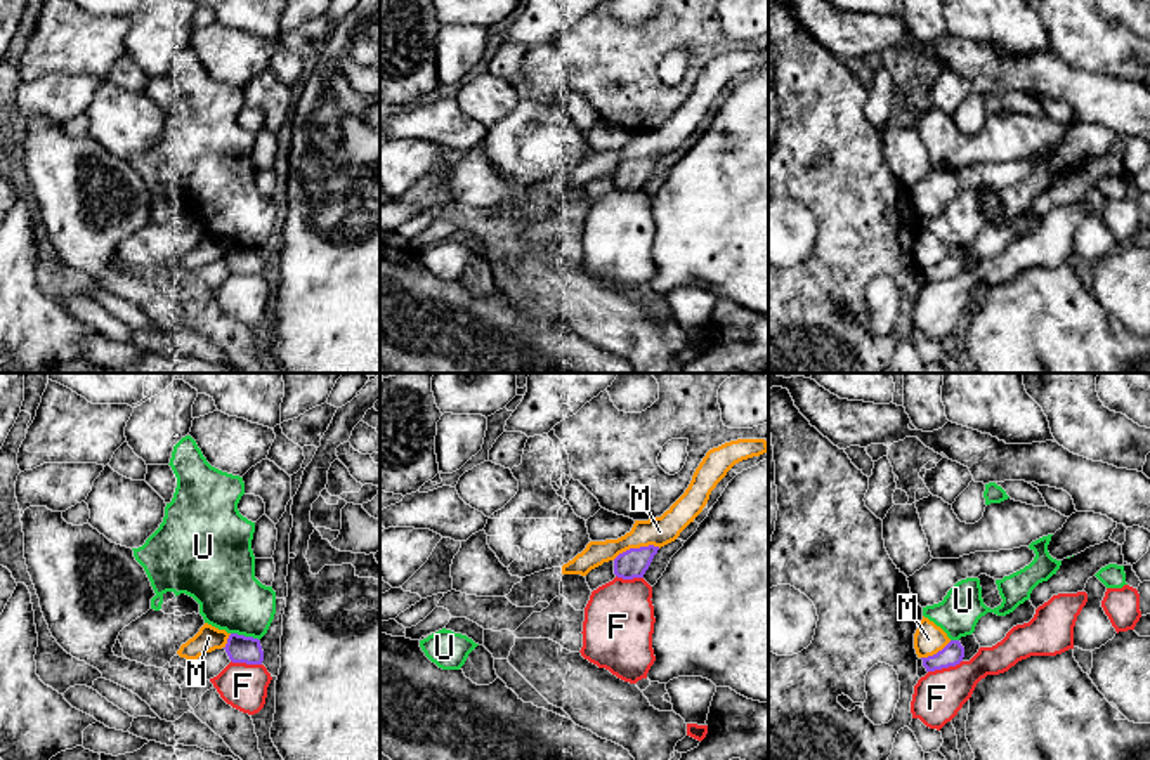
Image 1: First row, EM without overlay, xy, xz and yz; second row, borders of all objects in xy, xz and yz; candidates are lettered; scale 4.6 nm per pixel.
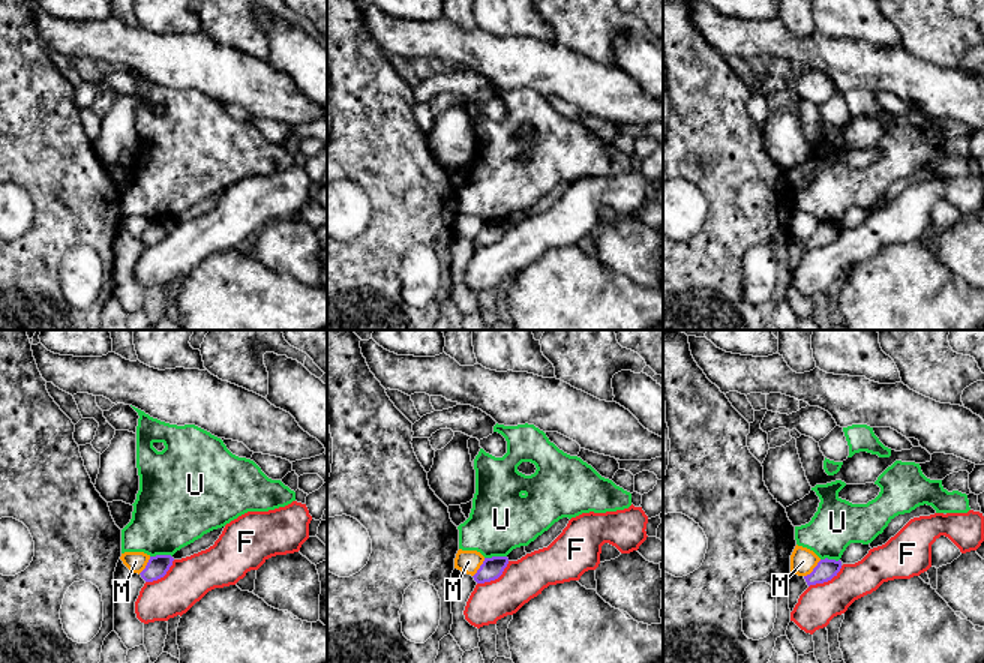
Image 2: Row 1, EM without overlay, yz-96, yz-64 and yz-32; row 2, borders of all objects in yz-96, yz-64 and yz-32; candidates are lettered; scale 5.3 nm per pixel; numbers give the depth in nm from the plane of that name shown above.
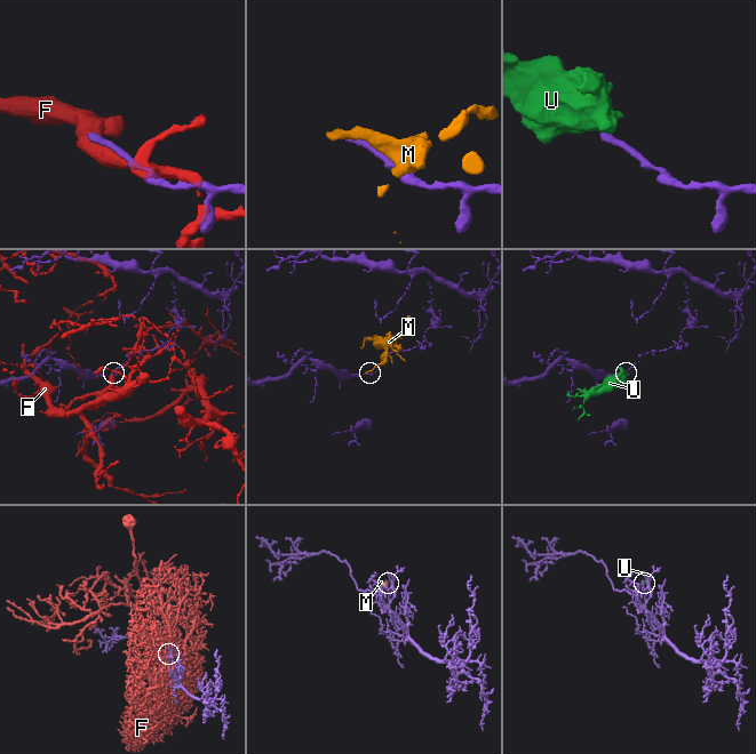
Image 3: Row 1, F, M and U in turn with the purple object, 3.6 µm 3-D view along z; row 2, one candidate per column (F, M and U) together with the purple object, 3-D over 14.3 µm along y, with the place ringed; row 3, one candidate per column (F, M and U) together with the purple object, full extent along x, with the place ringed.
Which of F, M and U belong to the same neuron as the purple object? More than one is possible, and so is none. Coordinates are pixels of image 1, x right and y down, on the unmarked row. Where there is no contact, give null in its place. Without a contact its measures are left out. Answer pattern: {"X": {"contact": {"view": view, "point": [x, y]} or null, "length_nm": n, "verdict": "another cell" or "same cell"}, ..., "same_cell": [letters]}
{"F": {"contact": {"view": "yz", "point": [944, 278]}, "length_nm": 170, "verdict": "another cell"}, "M": {"contact": {"view": "xz", "point": [635, 160]}, "length_nm": 240, "verdict": "another cell"}, "U": {"contact": {"view": "xy", "point": [243, 247]}, "length_nm": 140, "verdict": "another cell"}, "same_cell": []}

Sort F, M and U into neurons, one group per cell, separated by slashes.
F / M / U

